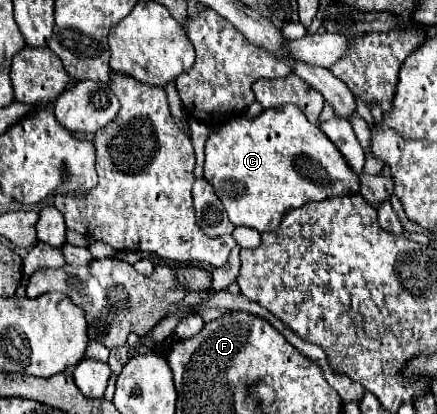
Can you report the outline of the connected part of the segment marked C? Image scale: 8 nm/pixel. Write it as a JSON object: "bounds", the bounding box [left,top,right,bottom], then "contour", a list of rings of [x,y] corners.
{"bounds":[204,105,360,233],"contour":[[[284,105],[276,109],[264,109],[258,117],[234,117],[222,127],[214,129],[206,141],[206,163],[204,177],[212,183],[216,195],[220,197],[230,221],[236,227],[250,227],[258,233],[274,233],[286,211],[304,207],[312,201],[322,201],[326,197],[338,197],[360,191],[360,177],[350,171],[350,165],[334,143],[312,125],[298,107]]]}

